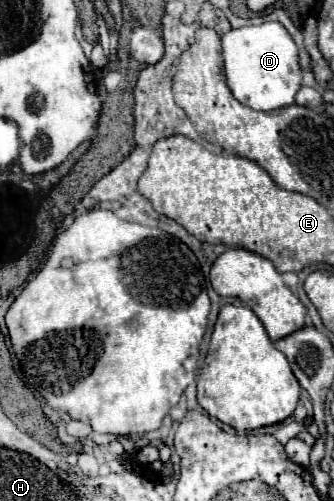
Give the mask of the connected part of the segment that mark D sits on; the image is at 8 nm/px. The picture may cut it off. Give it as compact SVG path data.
M270 21L230 29L226 35L222 35L222 51L228 89L240 103L256 111L272 111L294 103L294 95L302 81L298 49L290 33L280 23Z

